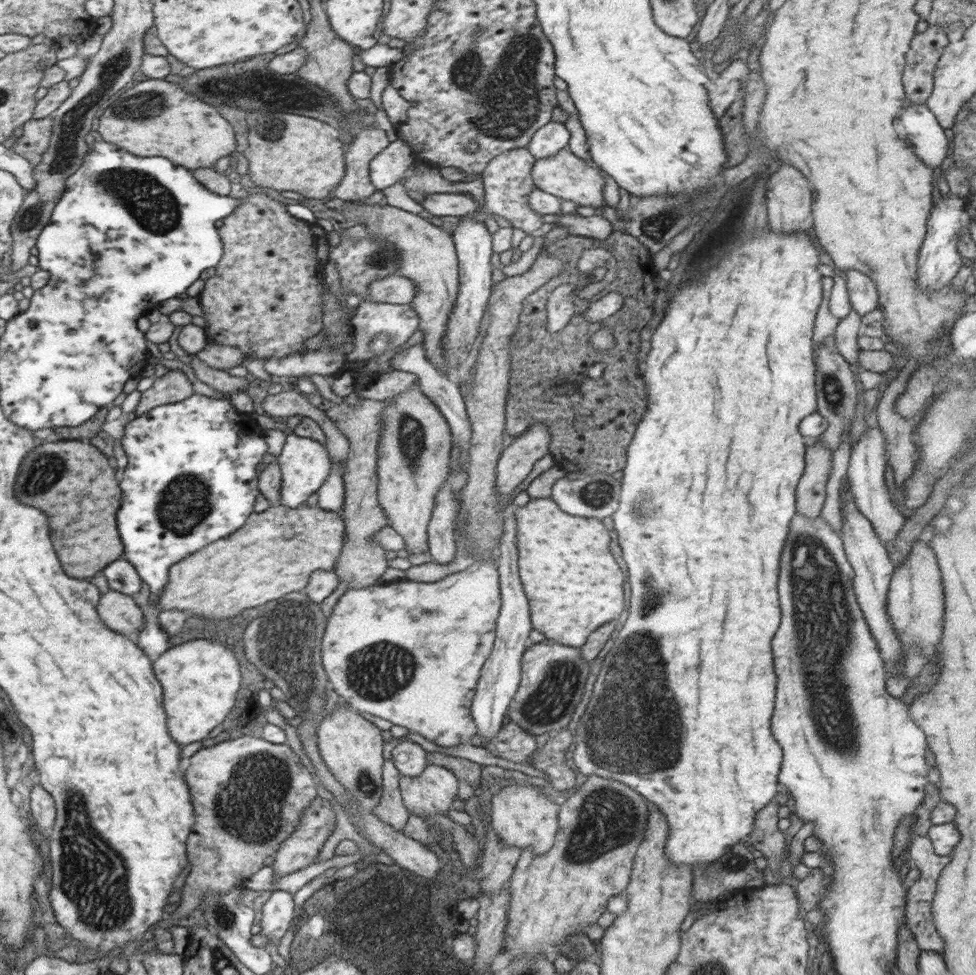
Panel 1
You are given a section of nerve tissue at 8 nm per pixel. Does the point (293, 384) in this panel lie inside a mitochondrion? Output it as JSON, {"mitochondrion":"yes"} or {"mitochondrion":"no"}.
{"mitochondrion":"no"}

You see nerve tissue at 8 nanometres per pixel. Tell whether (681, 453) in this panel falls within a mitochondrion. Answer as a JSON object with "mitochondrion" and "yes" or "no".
{"mitochondrion":"no"}

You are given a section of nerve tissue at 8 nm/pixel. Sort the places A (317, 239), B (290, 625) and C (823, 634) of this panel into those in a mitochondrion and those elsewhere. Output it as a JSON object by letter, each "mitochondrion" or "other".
{"A":"other","B":"mitochondrion","C":"mitochondrion"}

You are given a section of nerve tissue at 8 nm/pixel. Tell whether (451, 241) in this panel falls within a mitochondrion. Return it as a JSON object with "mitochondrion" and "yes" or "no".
{"mitochondrion":"no"}

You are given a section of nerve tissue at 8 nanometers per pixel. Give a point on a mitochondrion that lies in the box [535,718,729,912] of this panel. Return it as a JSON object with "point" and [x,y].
{"point":[608,820]}

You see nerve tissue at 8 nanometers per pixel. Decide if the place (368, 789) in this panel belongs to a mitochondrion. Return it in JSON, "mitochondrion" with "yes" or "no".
{"mitochondrion":"yes"}

